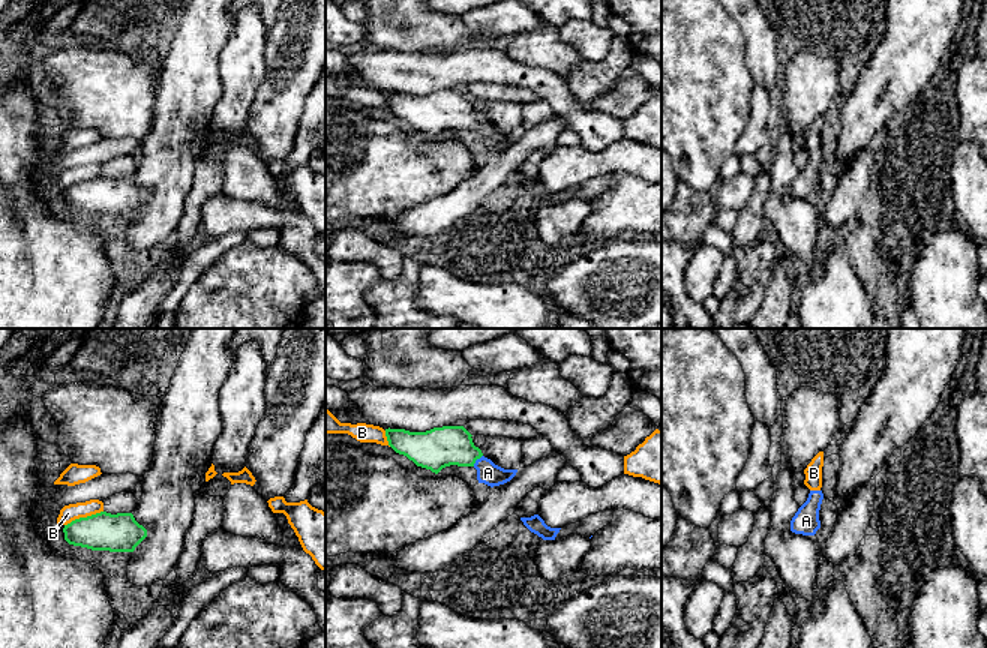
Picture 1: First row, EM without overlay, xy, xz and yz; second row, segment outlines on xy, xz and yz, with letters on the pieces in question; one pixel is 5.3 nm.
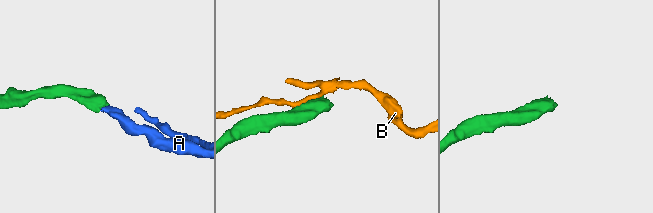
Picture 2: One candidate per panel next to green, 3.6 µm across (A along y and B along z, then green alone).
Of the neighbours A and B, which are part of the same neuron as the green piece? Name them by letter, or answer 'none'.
A

